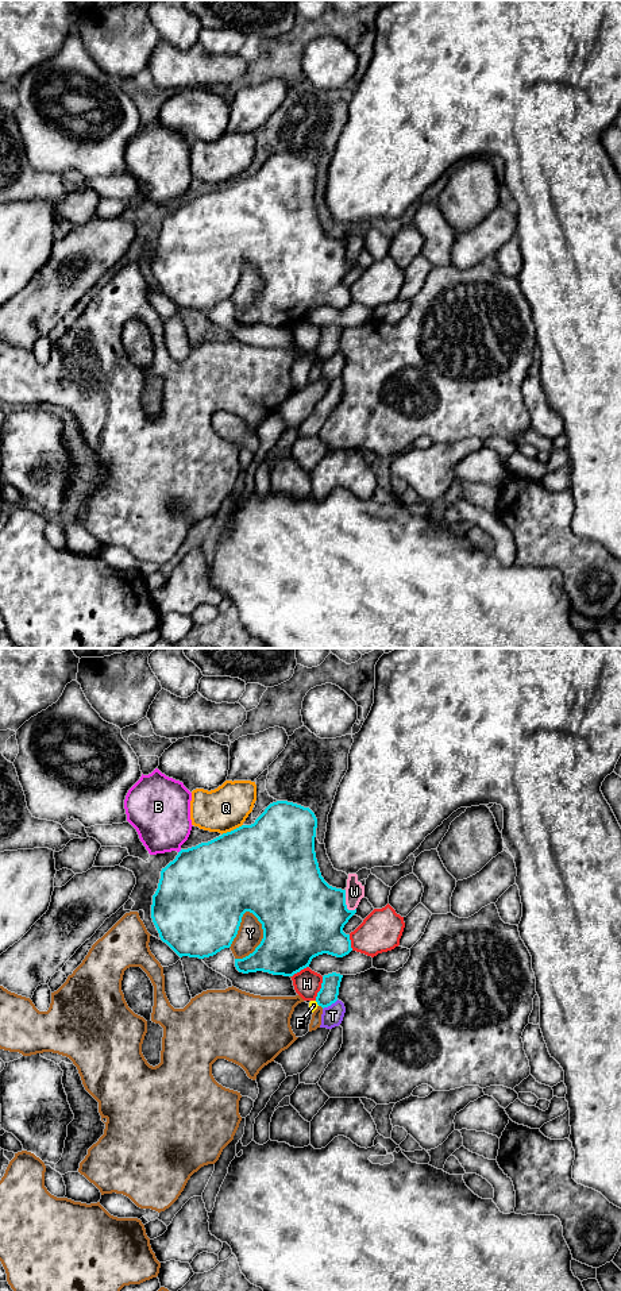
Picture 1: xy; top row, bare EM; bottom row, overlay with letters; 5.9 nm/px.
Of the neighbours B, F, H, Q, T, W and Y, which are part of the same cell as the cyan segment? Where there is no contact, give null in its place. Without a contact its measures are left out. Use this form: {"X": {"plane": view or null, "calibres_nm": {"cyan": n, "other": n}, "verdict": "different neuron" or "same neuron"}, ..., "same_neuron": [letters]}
{"B": {"plane": "xy", "calibres_nm": {"cyan": 480, "other": 360}, "verdict": "different neuron"}, "F": {"plane": "xy", "calibres_nm": {"cyan": 120, "other": 50}, "verdict": "different neuron"}, "H": {"plane": "xy", "calibres_nm": {"cyan": 120, "other": 160}, "verdict": "different neuron"}, "Q": {"plane": "xy", "calibres_nm": {"cyan": 500, "other": 260}, "verdict": "different neuron"}, "T": {"plane": "xy", "calibres_nm": {"cyan": 120, "other": 130}, "verdict": "different neuron"}, "W": {"plane": "xy", "calibres_nm": {"cyan": 460, "other": 110}, "verdict": "different neuron"}, "Y": {"plane": "xy", "calibres_nm": {"cyan": 440, "other": 150}, "verdict": "different neuron"}, "same_neuron": []}

